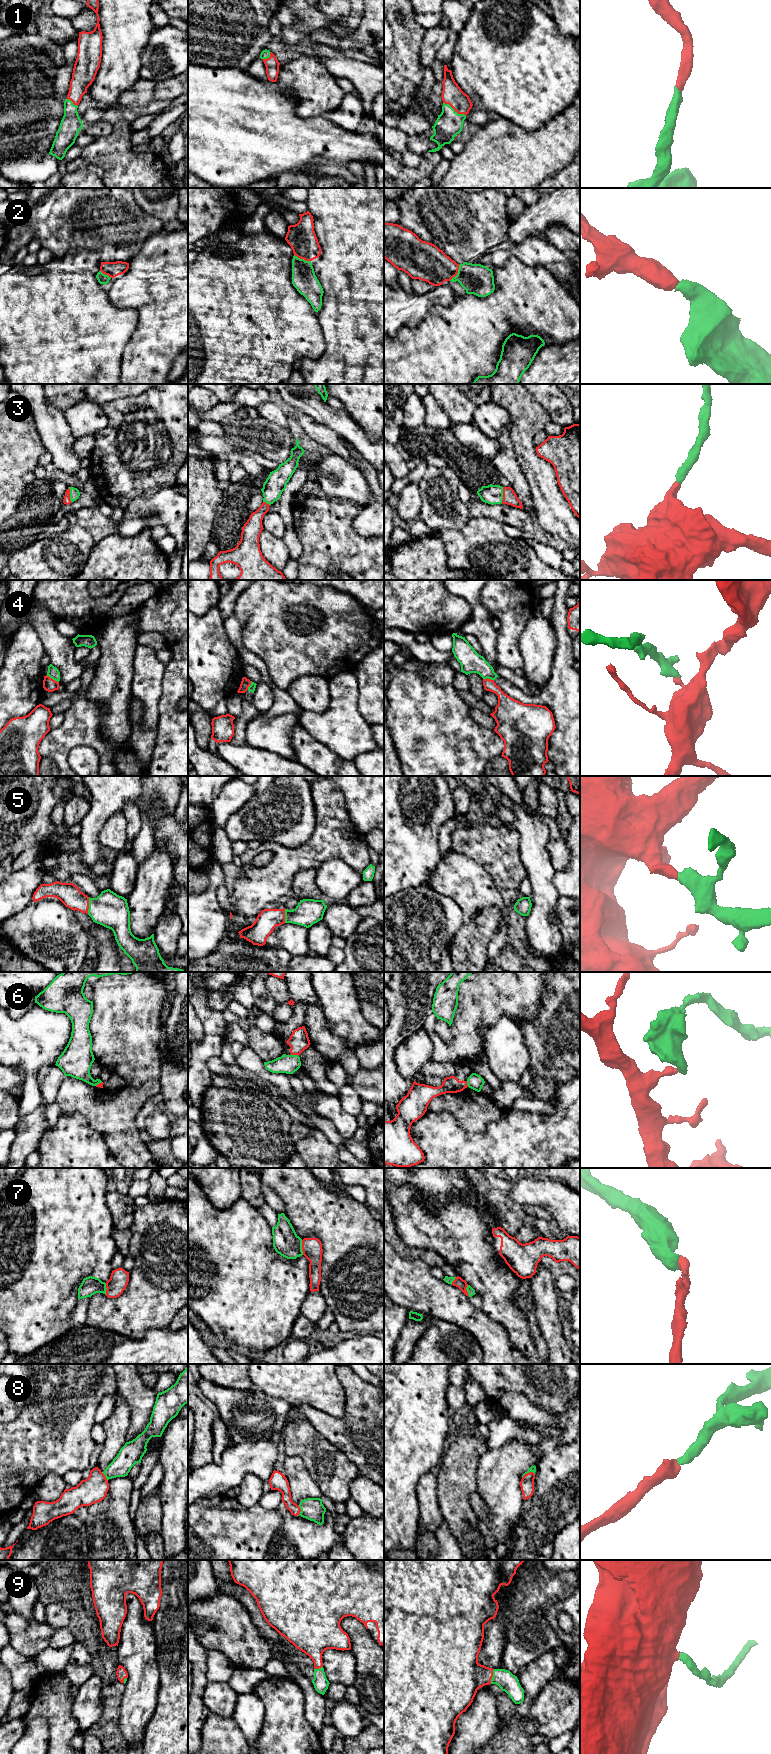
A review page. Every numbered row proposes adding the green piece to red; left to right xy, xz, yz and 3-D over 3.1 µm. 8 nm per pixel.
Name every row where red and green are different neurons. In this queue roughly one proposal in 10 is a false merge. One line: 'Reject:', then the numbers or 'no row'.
Reject: 4, 6

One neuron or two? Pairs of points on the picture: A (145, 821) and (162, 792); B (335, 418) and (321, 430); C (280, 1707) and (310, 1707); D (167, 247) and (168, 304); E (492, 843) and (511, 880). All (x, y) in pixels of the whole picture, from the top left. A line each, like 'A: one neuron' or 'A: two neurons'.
A: one neuron
B: two neurons
C: two neurons
D: one neuron
E: one neuron

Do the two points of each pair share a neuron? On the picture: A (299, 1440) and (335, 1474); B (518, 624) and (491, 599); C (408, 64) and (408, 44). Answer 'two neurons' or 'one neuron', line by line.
A: one neuron
B: one neuron
C: one neuron

